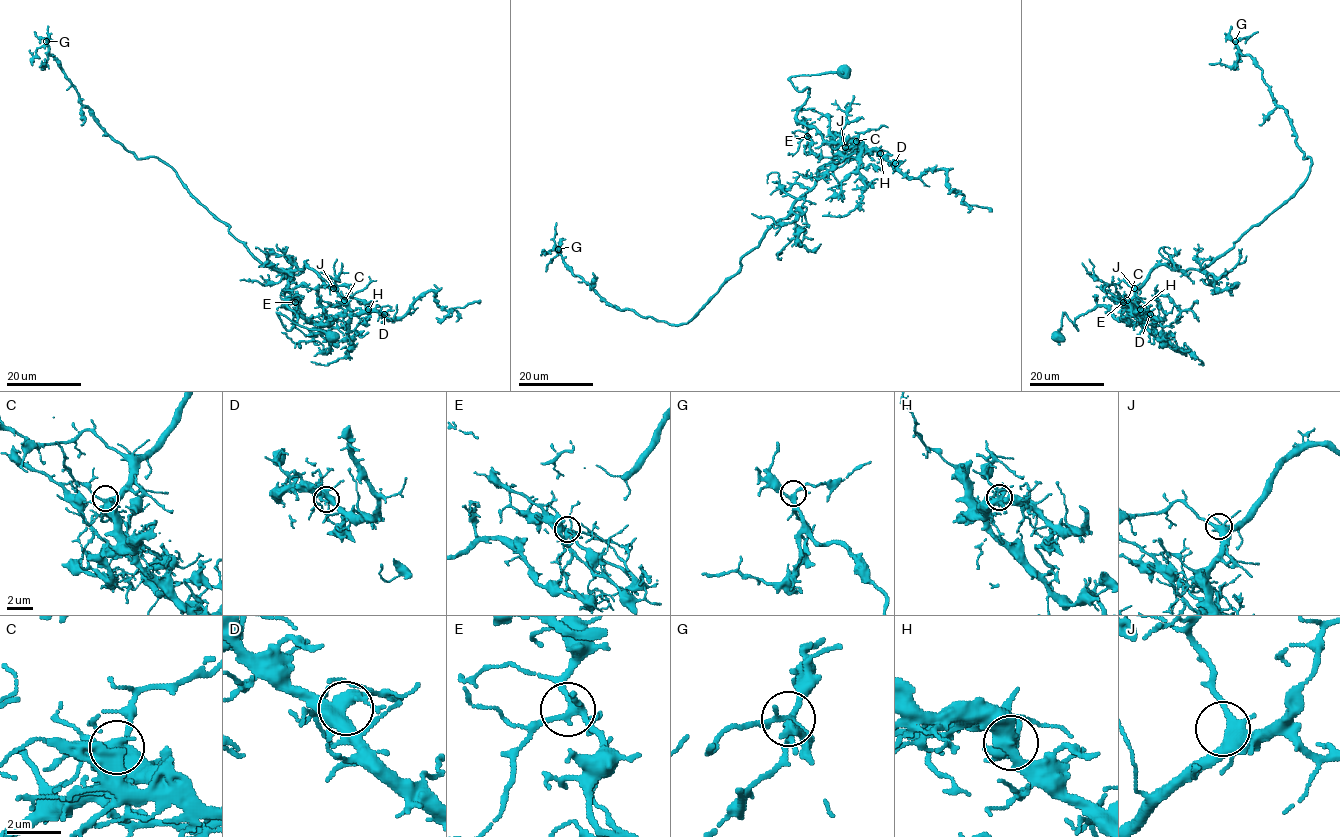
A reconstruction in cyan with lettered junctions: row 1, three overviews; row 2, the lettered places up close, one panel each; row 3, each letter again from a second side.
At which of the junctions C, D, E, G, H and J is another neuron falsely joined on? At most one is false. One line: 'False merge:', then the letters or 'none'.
False merge: H

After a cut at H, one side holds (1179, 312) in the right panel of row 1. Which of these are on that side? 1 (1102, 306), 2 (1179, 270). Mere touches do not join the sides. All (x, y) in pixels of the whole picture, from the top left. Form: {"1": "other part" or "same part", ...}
{"1": "same part", "2": "other part"}

